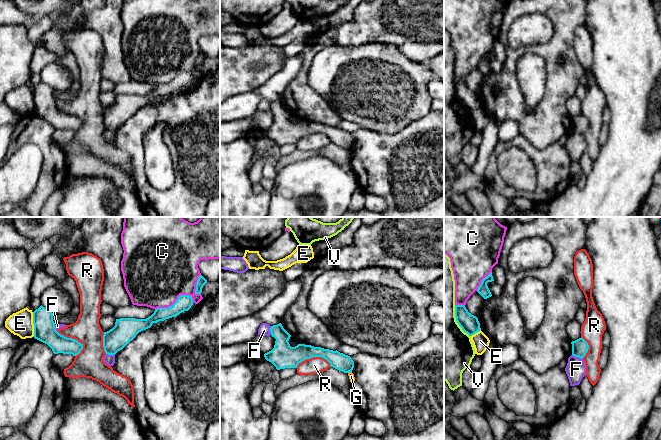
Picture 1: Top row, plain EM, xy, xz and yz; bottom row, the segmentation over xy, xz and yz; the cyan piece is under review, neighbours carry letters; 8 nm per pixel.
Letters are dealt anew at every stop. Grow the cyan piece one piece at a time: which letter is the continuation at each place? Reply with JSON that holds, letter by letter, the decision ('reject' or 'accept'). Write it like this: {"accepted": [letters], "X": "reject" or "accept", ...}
{"accepted": [], "C": "reject", "E": "reject", "F": "reject", "G": "reject", "R": "reject", "V": "reject"}

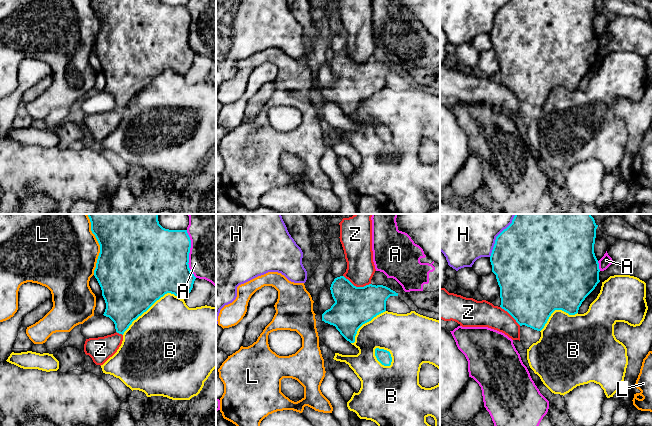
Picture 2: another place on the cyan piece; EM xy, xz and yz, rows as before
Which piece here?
{"accepted": ["Z"], "A": "reject", "B": "reject", "H": "reject", "L": "reject", "Z": "accept"}

